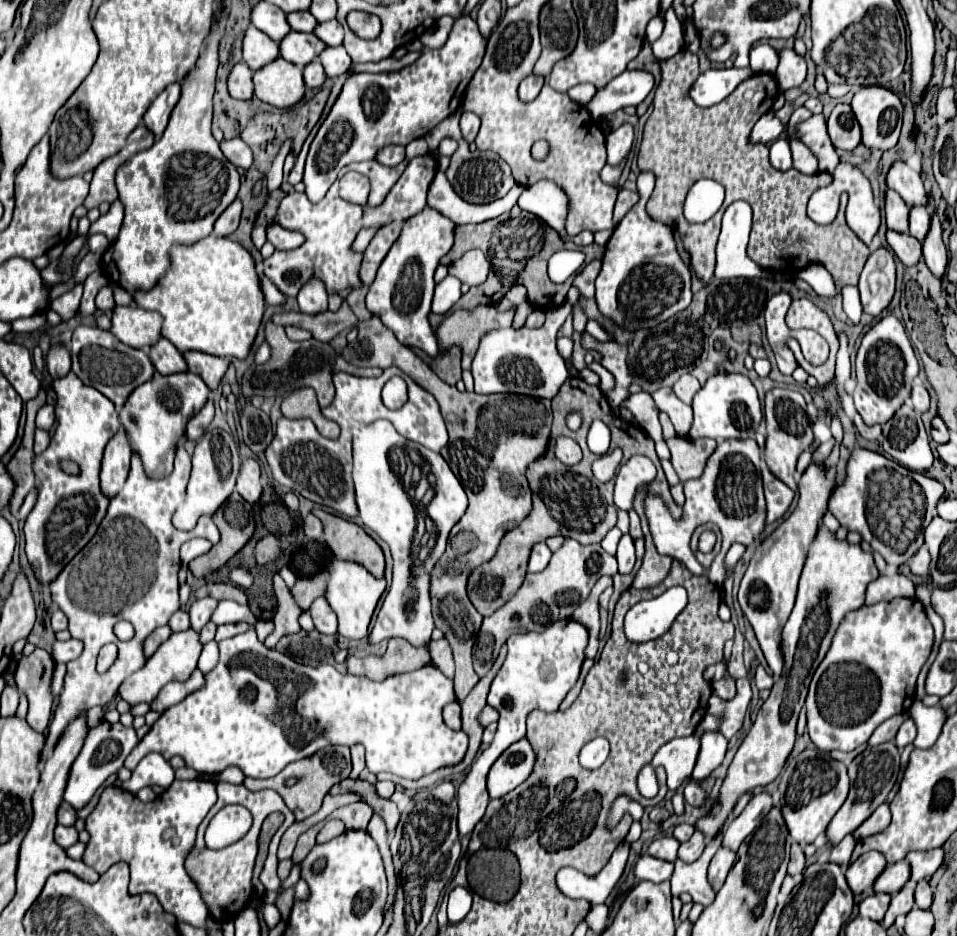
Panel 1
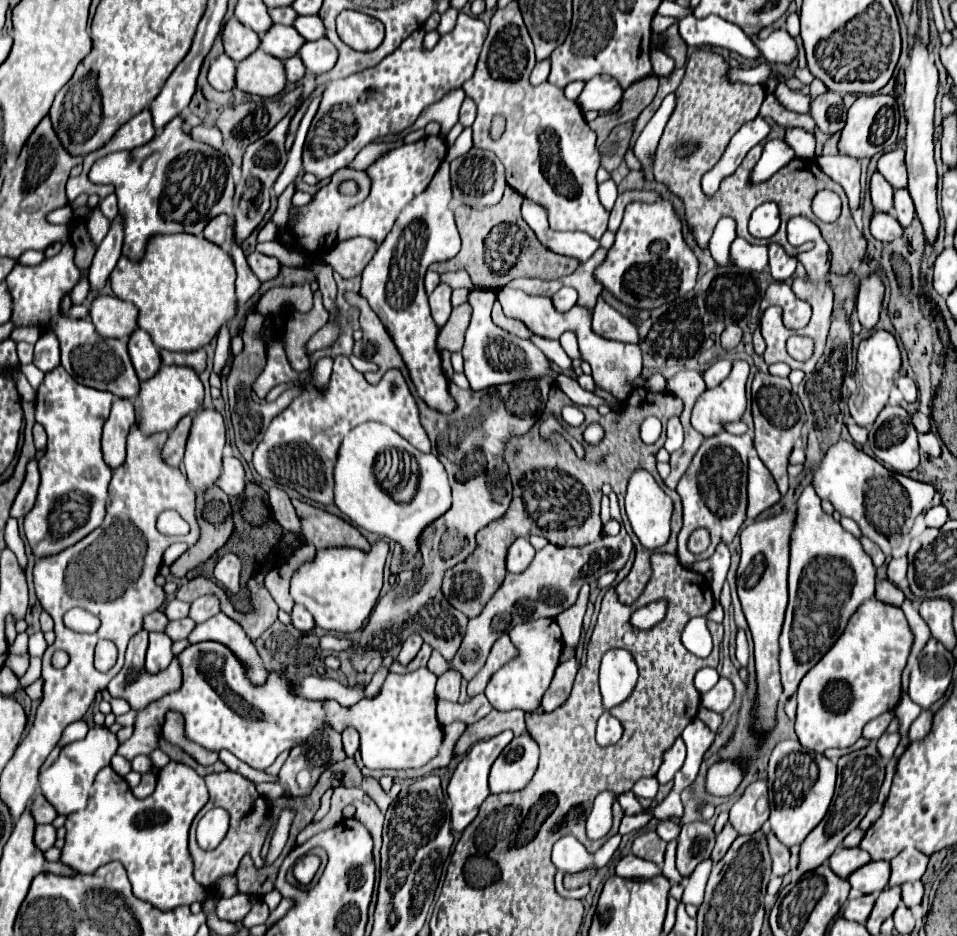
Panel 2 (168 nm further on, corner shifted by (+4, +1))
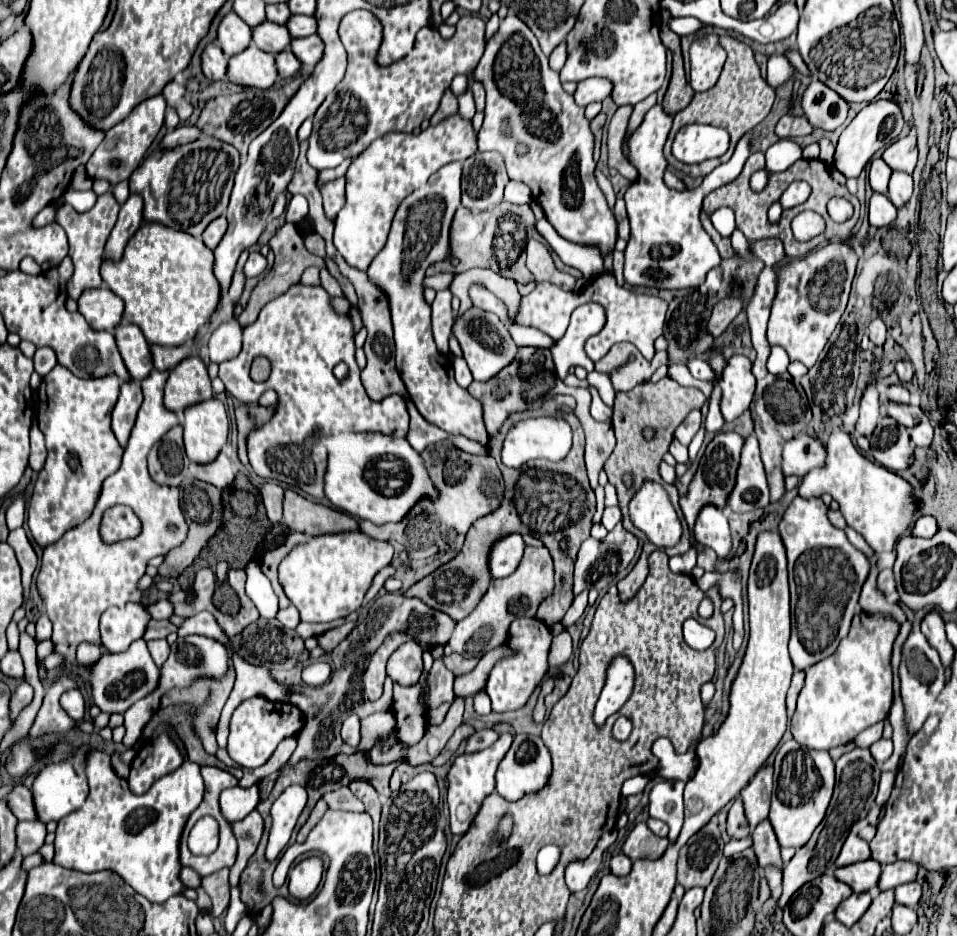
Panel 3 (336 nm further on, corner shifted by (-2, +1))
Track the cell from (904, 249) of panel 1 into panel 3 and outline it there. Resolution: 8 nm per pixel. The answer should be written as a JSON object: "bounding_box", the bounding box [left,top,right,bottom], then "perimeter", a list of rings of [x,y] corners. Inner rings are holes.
{"bounding_box":[868,192,896,228],"perimeter":[[[876,192],[870,198],[868,214],[870,214],[870,226],[874,226],[874,228],[888,228],[896,222],[894,204],[886,196],[876,194]]]}

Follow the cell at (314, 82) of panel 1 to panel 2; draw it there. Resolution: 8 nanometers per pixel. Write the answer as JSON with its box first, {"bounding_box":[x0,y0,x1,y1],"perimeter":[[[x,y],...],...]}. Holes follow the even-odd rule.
{"bounding_box":[284,56,306,82],"perimeter":[[[292,56],[292,58],[284,60],[284,70],[286,70],[286,80],[288,82],[298,82],[306,72],[306,68],[304,68],[304,64],[298,56]]]}

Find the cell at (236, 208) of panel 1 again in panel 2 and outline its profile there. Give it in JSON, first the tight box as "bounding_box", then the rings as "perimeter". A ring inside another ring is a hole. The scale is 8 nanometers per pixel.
{"bounding_box":[204,214,228,246],"perimeter":[[[220,214],[208,222],[208,226],[204,228],[204,238],[222,246],[226,240],[226,232],[228,232],[228,216]]]}

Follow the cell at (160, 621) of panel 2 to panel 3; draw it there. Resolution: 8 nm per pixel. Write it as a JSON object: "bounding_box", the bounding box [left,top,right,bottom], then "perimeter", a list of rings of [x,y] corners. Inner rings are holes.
{"bounding_box":[100,604,150,652],"perimeter":[[[144,604],[108,608],[100,620],[102,644],[112,652],[124,652],[134,640],[144,636],[150,618]]]}

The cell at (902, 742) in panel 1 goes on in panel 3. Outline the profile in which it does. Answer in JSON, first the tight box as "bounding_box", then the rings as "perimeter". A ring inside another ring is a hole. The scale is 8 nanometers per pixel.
{"bounding_box":[870,740,892,764],"perimeter":[[[878,740],[878,742],[874,742],[872,746],[870,746],[870,752],[872,752],[872,756],[878,760],[878,764],[882,764],[882,762],[886,762],[890,756],[892,756],[892,740]]]}

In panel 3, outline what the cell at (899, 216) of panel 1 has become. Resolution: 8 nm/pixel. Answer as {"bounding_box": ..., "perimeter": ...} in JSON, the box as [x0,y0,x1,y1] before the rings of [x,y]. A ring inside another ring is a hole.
{"bounding_box":[868,158,892,196],"perimeter":[[[882,158],[872,160],[870,170],[868,170],[868,182],[870,182],[870,186],[872,186],[874,192],[886,196],[886,194],[888,194],[890,176],[892,176],[892,170],[888,168],[888,164],[886,164]]]}

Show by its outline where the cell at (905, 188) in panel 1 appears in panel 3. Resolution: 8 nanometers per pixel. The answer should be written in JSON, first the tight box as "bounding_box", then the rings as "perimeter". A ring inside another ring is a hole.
{"bounding_box":[882,134,918,174],"perimeter":[[[908,134],[906,138],[894,142],[882,154],[884,162],[892,170],[906,172],[906,174],[914,172],[914,168],[916,168],[916,156],[918,156],[918,150],[916,150],[916,136],[914,134]]]}

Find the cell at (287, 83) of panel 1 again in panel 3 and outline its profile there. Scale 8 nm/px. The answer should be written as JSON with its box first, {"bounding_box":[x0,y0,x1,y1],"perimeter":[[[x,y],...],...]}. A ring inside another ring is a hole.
{"bounding_box":[226,44,278,90],"perimeter":[[[250,44],[250,48],[246,48],[246,52],[240,52],[238,56],[232,56],[228,60],[226,78],[234,84],[268,90],[278,80],[276,58],[272,54],[262,52],[254,44]]]}

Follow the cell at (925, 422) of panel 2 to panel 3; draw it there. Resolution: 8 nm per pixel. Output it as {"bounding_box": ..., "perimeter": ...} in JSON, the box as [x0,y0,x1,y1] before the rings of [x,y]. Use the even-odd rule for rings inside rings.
{"bounding_box":[884,402,924,428],"perimeter":[[[884,402],[886,404],[886,412],[888,416],[892,416],[894,420],[898,420],[898,424],[906,426],[906,428],[914,428],[916,422],[920,422],[924,418],[924,410],[920,406],[898,406],[894,402]]]}

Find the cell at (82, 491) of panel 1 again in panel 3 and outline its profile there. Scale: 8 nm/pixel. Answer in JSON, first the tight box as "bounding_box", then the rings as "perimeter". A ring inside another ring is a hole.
{"bounding_box":[28,364,122,548],"perimeter":[[[60,364],[42,378],[38,426],[46,436],[48,458],[28,504],[28,526],[42,548],[54,544],[66,530],[80,526],[92,516],[102,482],[120,468],[122,448],[110,430],[110,414],[118,392],[120,380],[116,376],[82,380]]]}

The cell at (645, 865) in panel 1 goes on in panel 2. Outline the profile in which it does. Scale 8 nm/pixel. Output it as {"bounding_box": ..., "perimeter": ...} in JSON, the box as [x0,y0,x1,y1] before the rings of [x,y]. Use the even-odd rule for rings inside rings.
{"bounding_box":[616,854,662,878],"perimeter":[[[626,854],[620,858],[620,862],[616,864],[616,876],[620,878],[652,878],[658,876],[662,870],[646,860],[636,858],[634,854]]]}

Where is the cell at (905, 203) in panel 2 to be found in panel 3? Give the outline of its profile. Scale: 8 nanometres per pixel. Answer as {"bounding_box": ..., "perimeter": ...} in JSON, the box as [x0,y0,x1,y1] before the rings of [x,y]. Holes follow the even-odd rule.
{"bounding_box":[888,172,914,208],"perimeter":[[[892,172],[888,196],[896,208],[902,208],[908,204],[908,200],[912,198],[912,188],[914,188],[912,176],[906,176],[904,172]]]}

